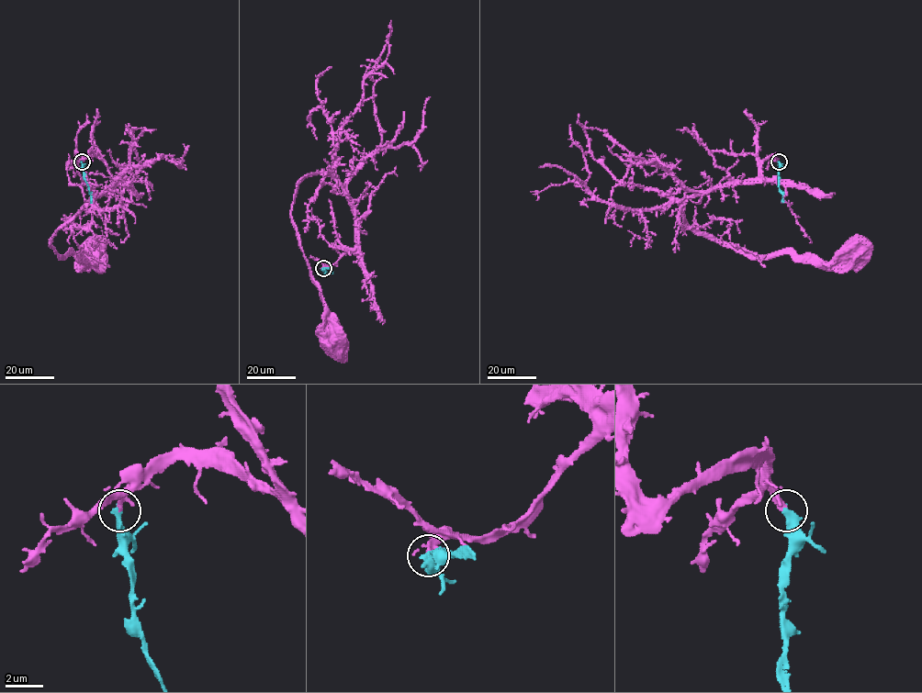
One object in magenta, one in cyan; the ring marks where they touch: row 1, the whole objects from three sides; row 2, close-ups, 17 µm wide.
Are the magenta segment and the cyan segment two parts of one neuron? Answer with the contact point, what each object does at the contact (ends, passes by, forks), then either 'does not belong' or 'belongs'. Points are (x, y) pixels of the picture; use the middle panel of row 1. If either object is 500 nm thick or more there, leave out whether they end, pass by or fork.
place (323, 268); magenta passes by; cyan ends; belongs

